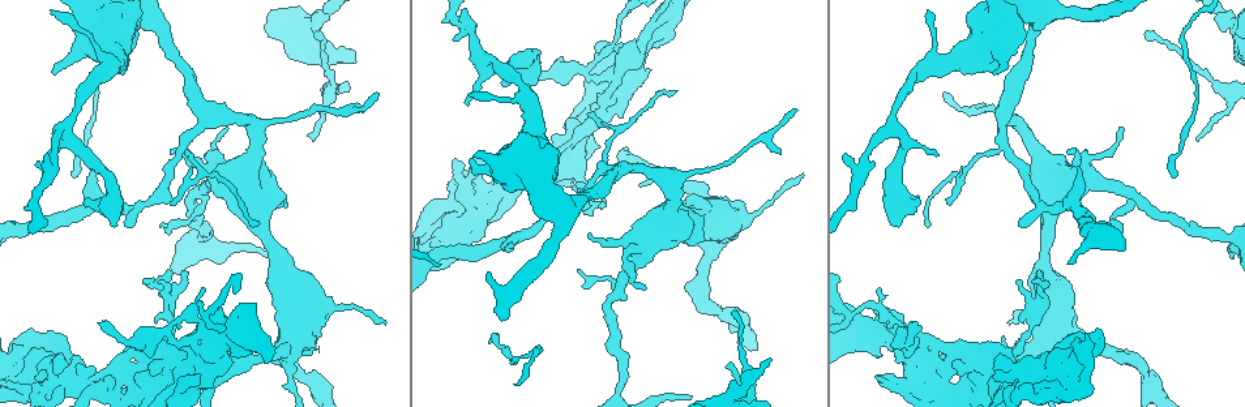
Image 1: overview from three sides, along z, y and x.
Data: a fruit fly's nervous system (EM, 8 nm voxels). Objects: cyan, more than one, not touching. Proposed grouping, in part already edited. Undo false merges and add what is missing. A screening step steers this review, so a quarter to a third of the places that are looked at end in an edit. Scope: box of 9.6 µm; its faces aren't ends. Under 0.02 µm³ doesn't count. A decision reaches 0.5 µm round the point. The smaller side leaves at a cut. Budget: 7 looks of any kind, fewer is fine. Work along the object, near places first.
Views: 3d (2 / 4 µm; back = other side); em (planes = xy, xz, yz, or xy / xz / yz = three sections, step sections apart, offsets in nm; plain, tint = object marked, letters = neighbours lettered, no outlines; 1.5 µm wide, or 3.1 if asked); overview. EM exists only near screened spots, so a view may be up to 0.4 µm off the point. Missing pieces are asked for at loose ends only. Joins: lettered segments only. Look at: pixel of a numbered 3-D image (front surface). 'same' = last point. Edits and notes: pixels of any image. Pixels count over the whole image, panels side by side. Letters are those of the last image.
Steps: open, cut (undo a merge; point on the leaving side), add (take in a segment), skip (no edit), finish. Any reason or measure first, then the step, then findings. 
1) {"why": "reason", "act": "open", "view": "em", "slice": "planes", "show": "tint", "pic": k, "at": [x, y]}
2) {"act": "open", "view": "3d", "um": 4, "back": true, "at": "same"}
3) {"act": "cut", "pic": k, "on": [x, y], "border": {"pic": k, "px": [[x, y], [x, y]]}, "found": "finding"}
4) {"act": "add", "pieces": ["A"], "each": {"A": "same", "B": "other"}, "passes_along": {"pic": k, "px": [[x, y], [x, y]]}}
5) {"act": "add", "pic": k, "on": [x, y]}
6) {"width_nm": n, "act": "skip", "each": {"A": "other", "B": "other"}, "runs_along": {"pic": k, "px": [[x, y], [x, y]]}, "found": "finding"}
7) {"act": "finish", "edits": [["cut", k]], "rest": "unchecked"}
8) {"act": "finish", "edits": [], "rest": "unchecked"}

{"why": "closes a loop", "act": "open", "view": "3d", "um": 4, "back": true, "pic": 1, "at": [596, 55]}

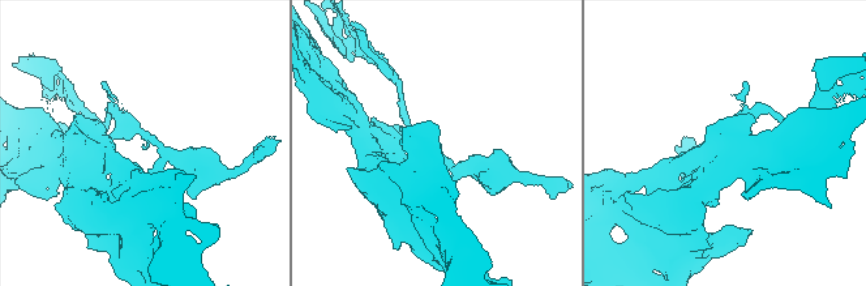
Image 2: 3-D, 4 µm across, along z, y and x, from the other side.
{"act": "open", "view": "em", "slice": "planes", "show": "letters", "pic": 2, "at": [143, 131]}

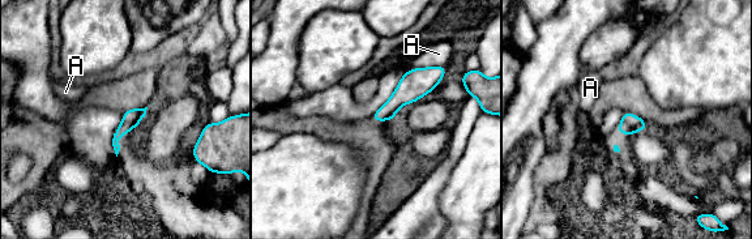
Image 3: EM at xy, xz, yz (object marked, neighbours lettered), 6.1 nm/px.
{"width_nm": 110, "act": "skip", "each": {"A": "other"}, "runs_along": {"pic": 3, "px": [[440, 71], [417, 82], [375, 118]]}, "found": "all the same neuron"}

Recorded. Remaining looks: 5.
{"why": "end of a long branch", "act": "open", "view": "em", "slice": "xy", "step": 8, "show": "plain", "pic": 1, "at": [99, 324]}

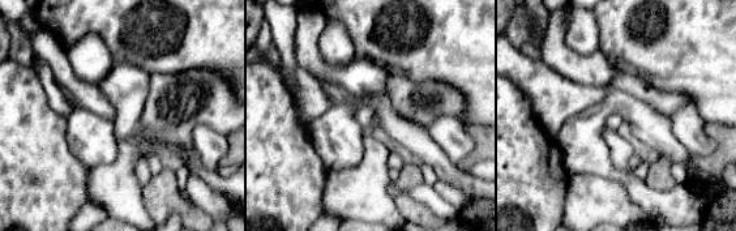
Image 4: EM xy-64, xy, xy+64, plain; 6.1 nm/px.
{"why": "what lies round it", "act": "open", "view": "em", "slice": "xy", "step": 8, "show": "letters", "at": "same"}

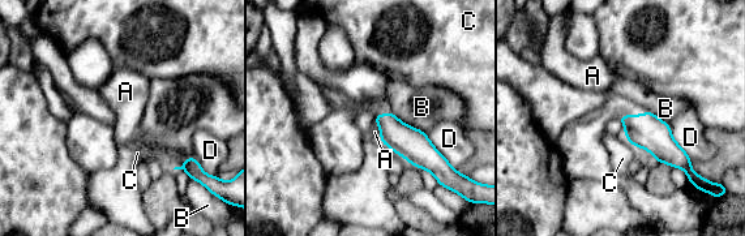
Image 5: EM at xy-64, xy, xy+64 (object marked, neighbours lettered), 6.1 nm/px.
{"act": "skip", "each": {"A": "other", "B": "other", "C": "other", "D": "other"}, "border": {"pic": 5, "px": [[373, 121], [379, 125], [380, 140]]}, "found": "none of them fits"}

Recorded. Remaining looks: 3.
{"why": "branch stops here", "act": "open", "view": "em", "slice": "xz", "step": 4, "show": "tint", "pic": 1, "at": [1079, 169]}

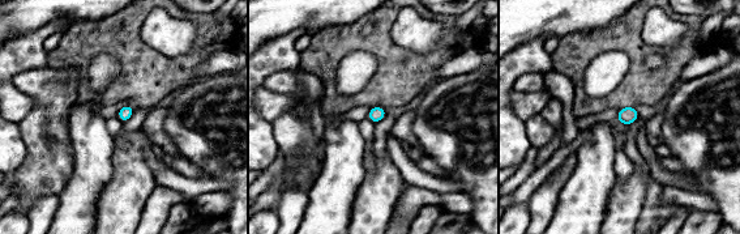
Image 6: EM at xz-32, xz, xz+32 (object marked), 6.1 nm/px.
{"act": "open", "view": "em", "slice": "planes", "show": "letters", "at": "same"}

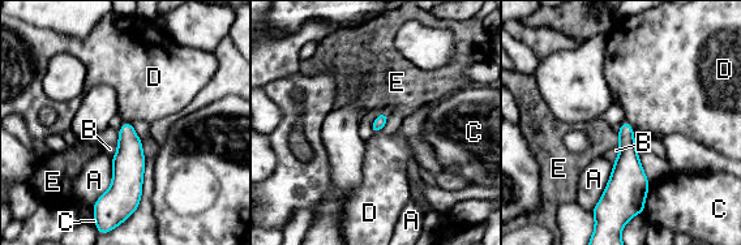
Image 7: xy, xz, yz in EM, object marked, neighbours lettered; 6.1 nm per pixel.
{"act": "skip", "each": {"A": "other", "B": "other", "C": "other", "D": "other", "E": "other"}, "border": {"pic": 7, "px": [[132, 121], [124, 123]]}, "found": "none of them fits"}

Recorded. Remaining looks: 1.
{"act": "finish", "edits": [], "rest": "unchecked"}

